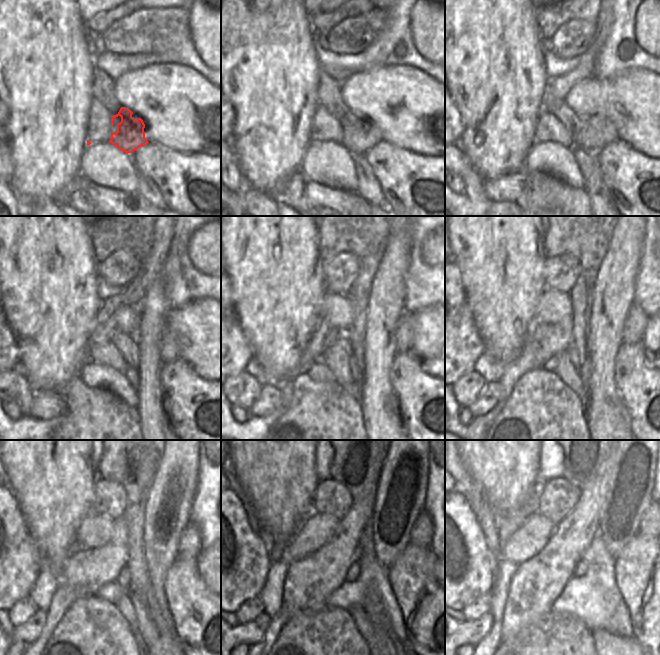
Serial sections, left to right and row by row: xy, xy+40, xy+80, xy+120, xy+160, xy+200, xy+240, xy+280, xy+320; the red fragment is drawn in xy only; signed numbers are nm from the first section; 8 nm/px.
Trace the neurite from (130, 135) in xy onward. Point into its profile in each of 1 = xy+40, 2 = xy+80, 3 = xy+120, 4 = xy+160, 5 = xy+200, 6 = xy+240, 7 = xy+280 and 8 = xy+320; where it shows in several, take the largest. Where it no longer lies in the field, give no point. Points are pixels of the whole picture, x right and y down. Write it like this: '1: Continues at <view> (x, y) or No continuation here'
1: Continues at xy+40 (359, 136)
2: Continues at xy+80 (596, 132)
3: Continues at xy+120 (169, 350)
4: Continues at xy+160 (405, 333)
5: Continues at xy+200 (636, 320)
6: Continues at xy+240 (189, 547)
7: Continues at xy+280 (421, 535)
8: Continues at xy+320 (648, 526)

